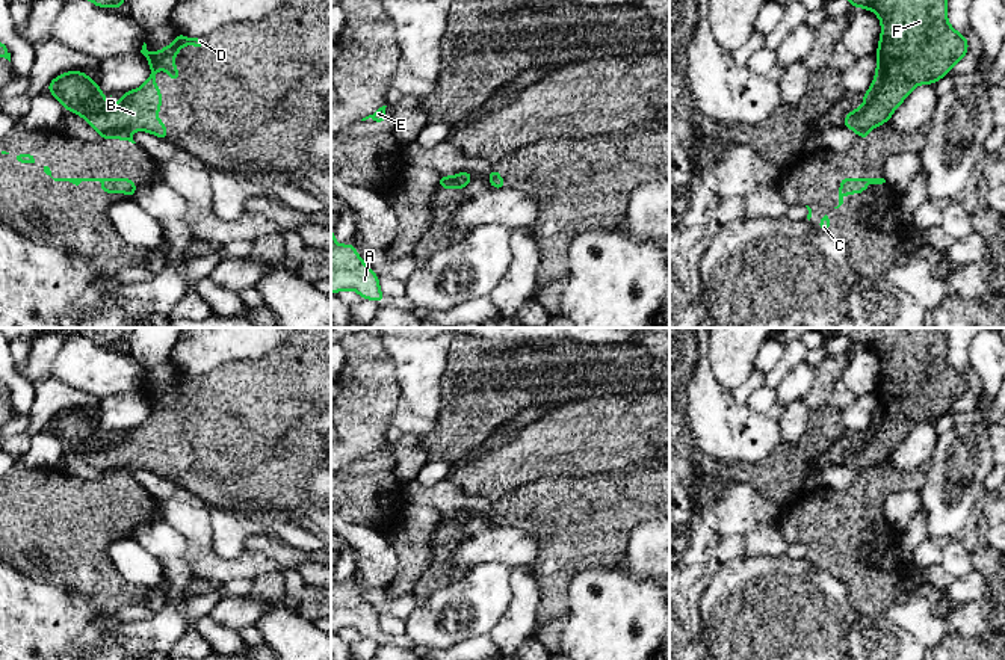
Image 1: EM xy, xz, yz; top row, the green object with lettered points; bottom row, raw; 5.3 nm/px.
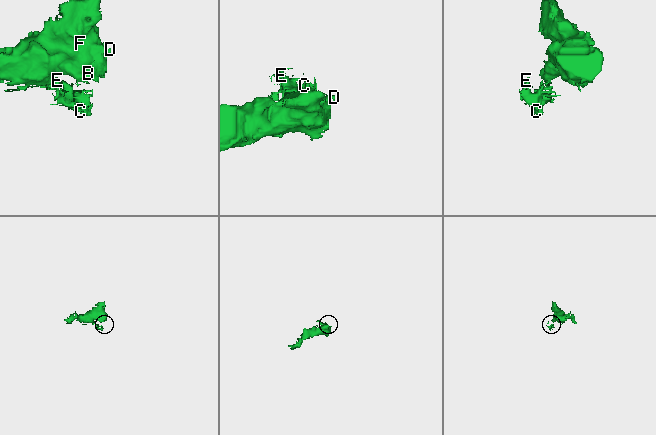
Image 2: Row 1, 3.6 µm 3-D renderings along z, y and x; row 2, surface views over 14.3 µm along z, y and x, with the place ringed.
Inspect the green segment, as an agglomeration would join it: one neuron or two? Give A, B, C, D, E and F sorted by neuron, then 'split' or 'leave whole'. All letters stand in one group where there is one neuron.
A B D F / C E | split

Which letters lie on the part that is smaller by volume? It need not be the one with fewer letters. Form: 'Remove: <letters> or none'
Remove: C, E

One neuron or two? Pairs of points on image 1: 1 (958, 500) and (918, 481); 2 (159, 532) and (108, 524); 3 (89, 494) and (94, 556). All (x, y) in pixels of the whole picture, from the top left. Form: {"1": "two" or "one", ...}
{"1": "two", "2": "two", "3": "two"}

